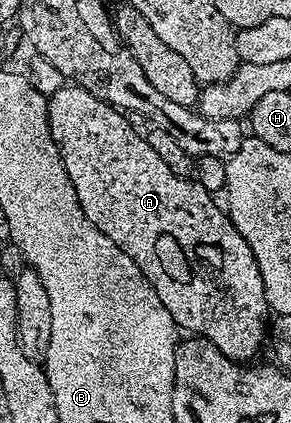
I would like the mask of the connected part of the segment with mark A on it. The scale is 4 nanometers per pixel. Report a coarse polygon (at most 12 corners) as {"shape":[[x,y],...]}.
{"shape":[[48,98],[82,212],[181,331],[255,359],[250,244],[121,111]]}

